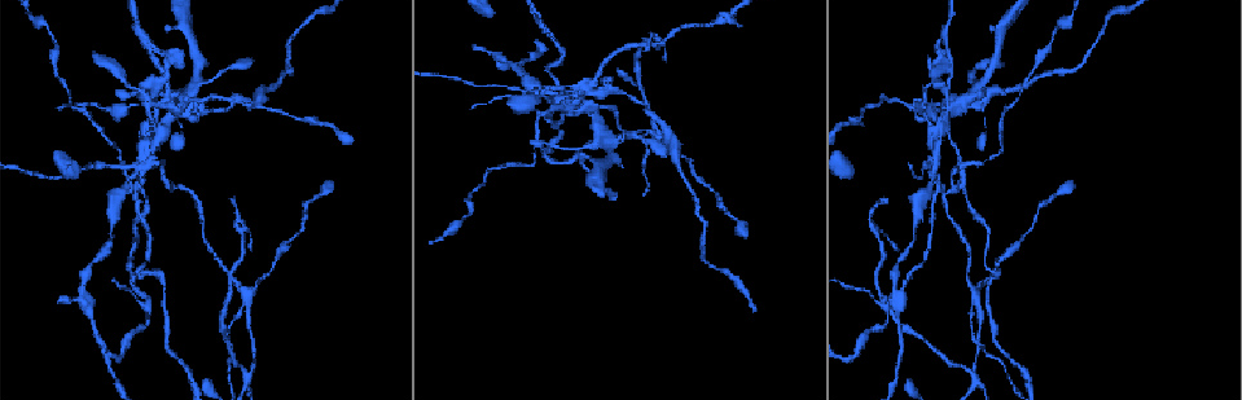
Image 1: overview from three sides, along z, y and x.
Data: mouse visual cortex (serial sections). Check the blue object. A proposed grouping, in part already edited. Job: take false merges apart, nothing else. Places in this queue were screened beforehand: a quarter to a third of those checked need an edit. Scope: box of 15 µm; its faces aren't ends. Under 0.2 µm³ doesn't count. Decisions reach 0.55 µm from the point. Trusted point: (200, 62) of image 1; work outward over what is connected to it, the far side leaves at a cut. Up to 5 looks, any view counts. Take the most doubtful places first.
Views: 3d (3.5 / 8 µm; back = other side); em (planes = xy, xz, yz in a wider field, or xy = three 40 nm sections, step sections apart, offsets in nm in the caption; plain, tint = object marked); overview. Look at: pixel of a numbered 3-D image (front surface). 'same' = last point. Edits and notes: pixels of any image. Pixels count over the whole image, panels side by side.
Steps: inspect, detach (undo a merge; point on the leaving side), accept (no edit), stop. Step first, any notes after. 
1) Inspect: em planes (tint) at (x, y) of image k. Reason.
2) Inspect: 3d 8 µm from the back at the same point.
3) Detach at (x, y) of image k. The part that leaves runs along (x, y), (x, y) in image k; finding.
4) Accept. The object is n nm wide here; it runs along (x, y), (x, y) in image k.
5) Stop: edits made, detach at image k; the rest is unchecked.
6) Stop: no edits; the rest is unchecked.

Inspect: 3d 3.5 µm at (934, 159) of image 1. Sharp bend.

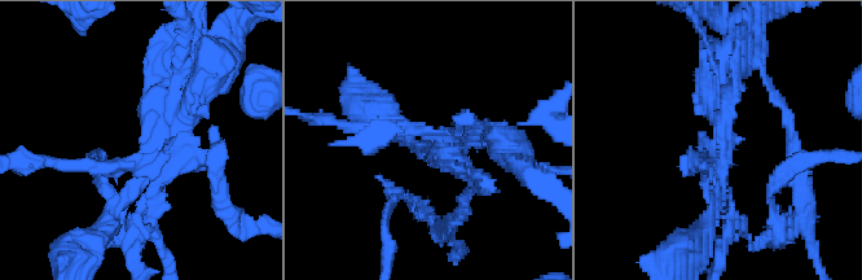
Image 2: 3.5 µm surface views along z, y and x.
Inspect: em planes (tint) at (727, 141) of image 2. Need the tissue.

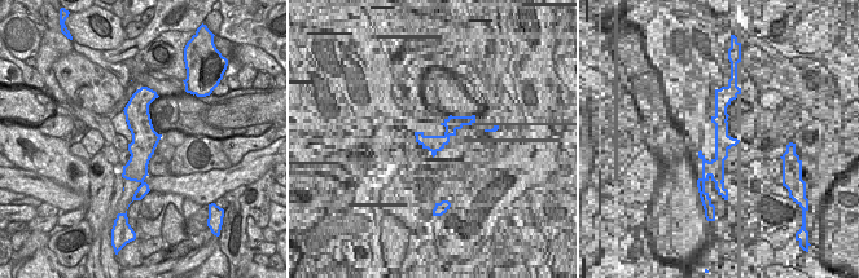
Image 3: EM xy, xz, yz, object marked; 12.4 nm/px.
Detach at (752, 61) of image 2. The object is 320 nm wide here; the part that leaves runs along (713, 121), (728, 153), (711, 217) in image 2; a second cell is stuck on.

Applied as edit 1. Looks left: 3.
Inspect: overview.

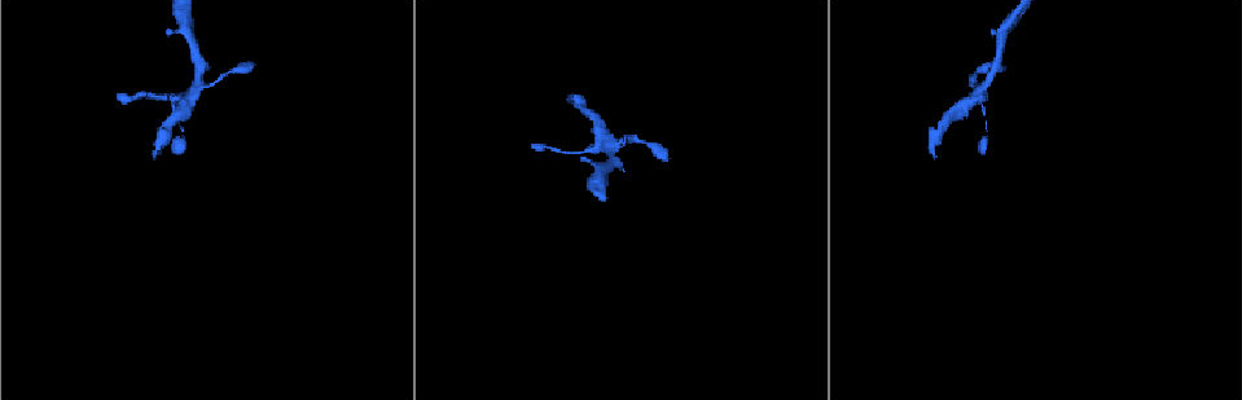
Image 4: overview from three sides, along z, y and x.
Inspect: 3d 3.5 µm at (189, 13) of image 4. Abrupt turn.

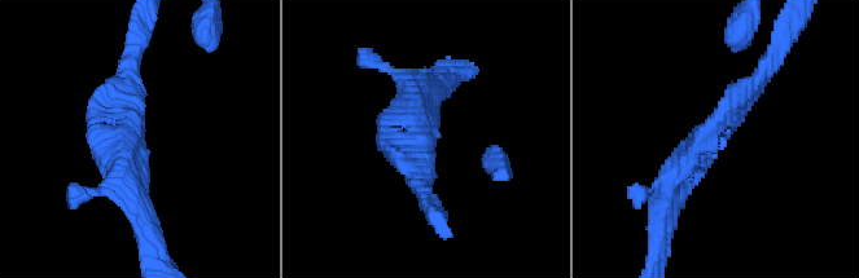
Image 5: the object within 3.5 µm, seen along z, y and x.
Inspect: em xy step 2 (tint) at (717, 128) of image 5.

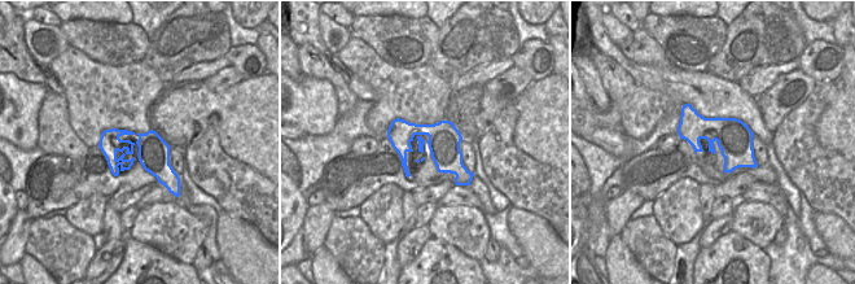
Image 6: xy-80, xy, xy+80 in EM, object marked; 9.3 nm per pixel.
Accept. It runs along (394, 125), (422, 132), (467, 182) in image 6; one cell here.

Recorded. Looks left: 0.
Stop: edits made, detach at image 2; the rest is unchecked.

